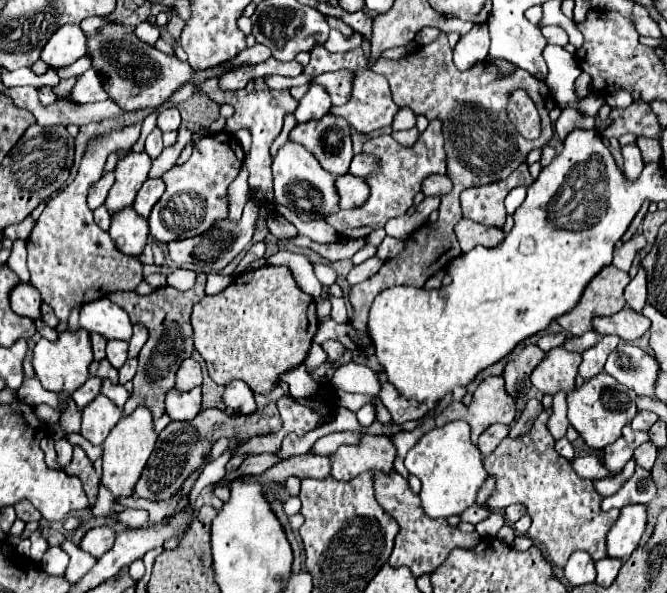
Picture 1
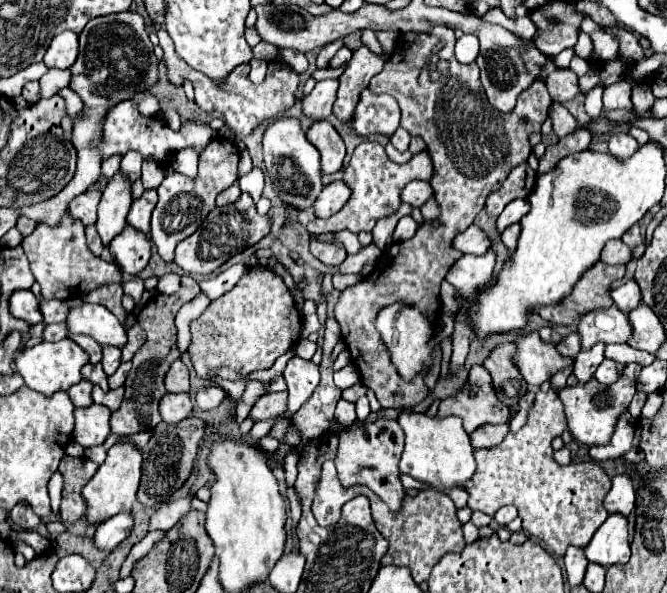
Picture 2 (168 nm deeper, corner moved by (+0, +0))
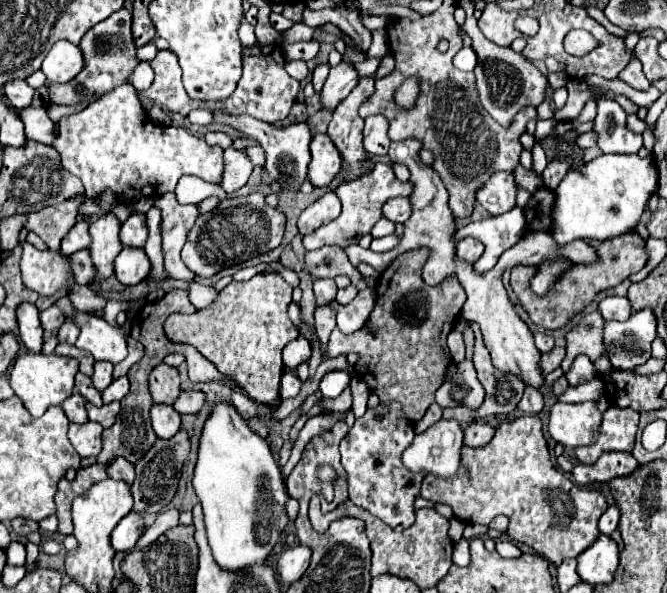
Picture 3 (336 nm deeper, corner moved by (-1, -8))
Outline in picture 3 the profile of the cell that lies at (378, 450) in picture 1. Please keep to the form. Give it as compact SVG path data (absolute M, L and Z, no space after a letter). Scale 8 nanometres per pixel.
M378 403L378 407L366 409L340 441L342 467L348 473L348 499L394 531L404 531L414 523L414 501L420 497L420 485L426 477L426 473L408 473L402 465L402 453L412 439L414 427L404 417L400 403Z

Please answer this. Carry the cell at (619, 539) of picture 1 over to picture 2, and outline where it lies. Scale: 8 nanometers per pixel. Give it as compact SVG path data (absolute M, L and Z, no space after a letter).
M621 513L609 515L591 539L591 543L585 547L585 553L591 563L599 563L603 567L627 563L631 555L627 517Z

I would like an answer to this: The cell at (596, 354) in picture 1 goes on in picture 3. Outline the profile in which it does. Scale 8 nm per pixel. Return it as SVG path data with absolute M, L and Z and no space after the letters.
M580 355L580 357L574 359L570 371L564 377L568 379L570 385L580 385L580 383L590 381L592 377L596 377L596 369L594 369L594 365L592 365L592 361L588 357Z

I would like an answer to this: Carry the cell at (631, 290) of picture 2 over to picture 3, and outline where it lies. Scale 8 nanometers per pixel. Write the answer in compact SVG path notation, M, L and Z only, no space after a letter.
M606 297L598 303L598 311L604 321L624 321L632 315L628 297Z

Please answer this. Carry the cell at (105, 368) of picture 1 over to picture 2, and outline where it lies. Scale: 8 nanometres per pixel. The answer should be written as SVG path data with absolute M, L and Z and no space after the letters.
M97 363L97 365L93 365L93 371L91 371L91 375L89 375L89 381L91 383L95 383L95 385L99 385L103 391L107 391L109 389L109 383L107 383L107 373L103 373L103 367Z

